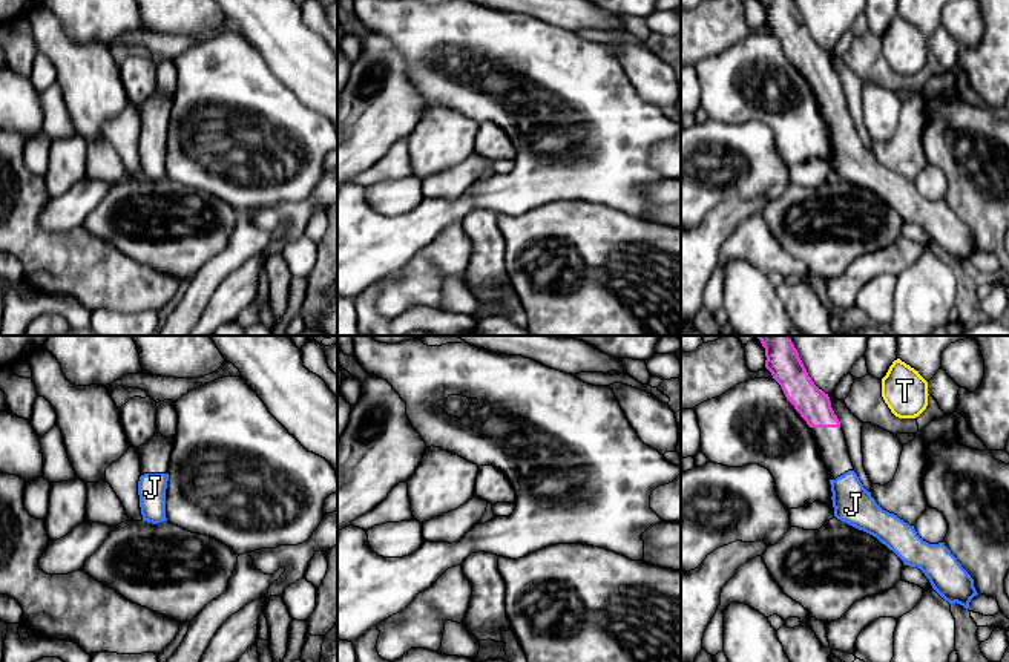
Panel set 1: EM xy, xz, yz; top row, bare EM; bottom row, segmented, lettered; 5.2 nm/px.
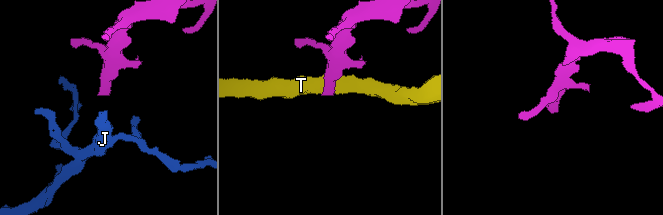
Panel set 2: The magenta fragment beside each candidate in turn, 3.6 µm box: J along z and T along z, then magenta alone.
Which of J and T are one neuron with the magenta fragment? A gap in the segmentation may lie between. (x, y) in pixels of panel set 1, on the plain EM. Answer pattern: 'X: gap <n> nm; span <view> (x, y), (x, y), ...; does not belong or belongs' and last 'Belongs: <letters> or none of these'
J: gap 240 nm; span yz (839, 83), (848, 127); belongs
T: gap 260 nm; span yz (838, 75), (882, 52); does not belong
Belongs: J

